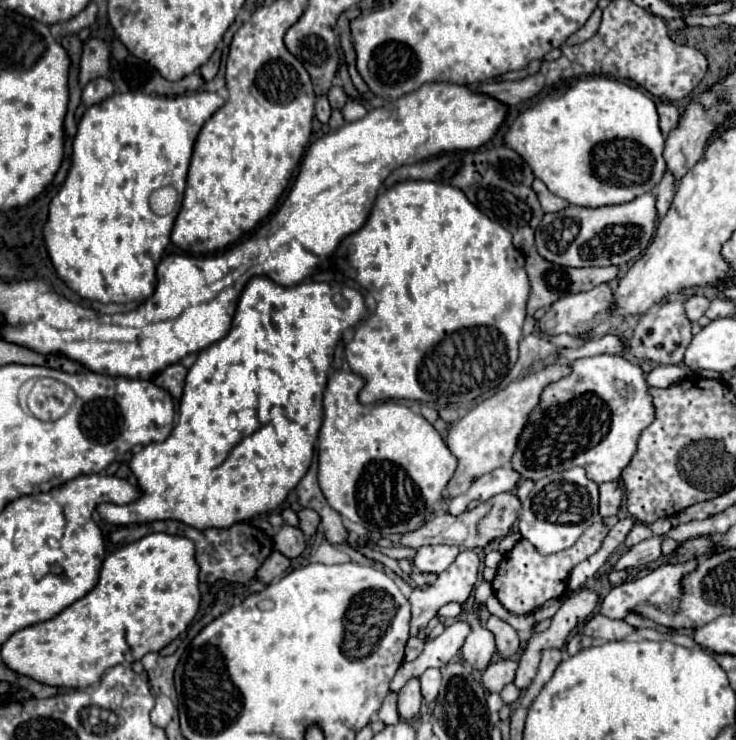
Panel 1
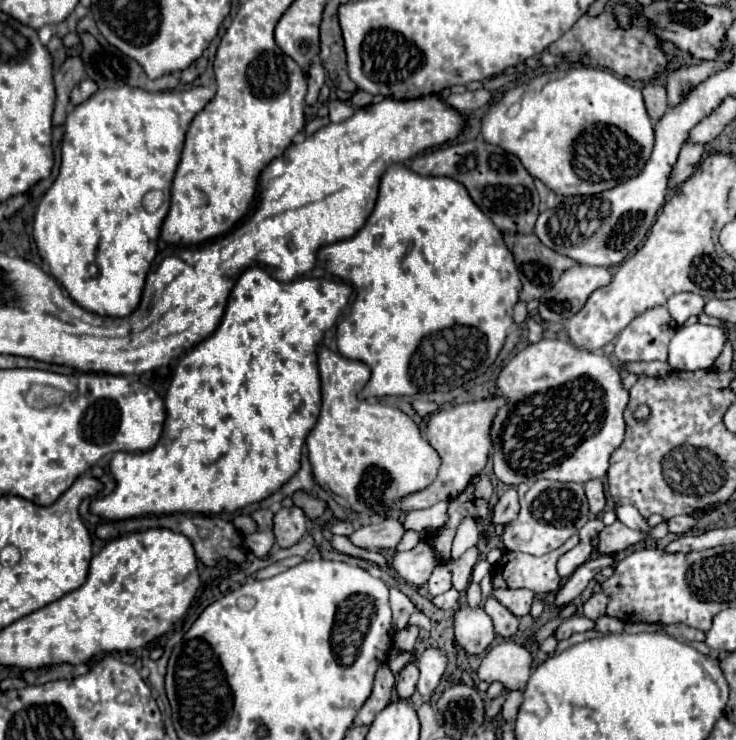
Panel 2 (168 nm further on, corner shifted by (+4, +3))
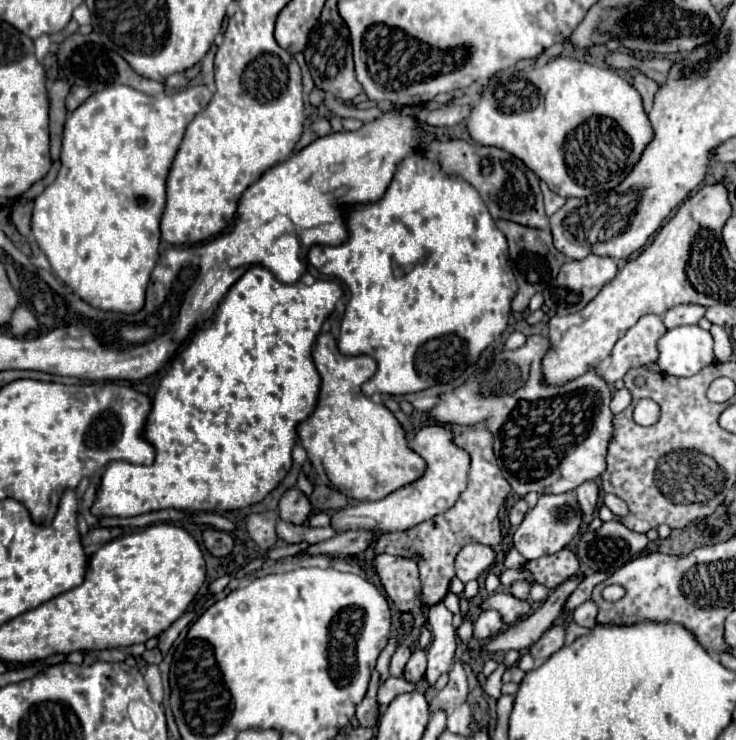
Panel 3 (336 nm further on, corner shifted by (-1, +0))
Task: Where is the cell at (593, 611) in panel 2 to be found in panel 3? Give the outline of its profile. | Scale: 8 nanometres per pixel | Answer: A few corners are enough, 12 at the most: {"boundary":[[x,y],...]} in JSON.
{"boundary":[[591,601],[573,611],[573,621],[581,627],[595,627],[597,607]]}

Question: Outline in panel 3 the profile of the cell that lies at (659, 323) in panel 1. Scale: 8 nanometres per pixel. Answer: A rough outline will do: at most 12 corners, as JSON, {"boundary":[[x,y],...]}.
{"boundary":[[645,315],[617,341],[603,379],[613,385],[629,369],[651,365],[667,331]]}

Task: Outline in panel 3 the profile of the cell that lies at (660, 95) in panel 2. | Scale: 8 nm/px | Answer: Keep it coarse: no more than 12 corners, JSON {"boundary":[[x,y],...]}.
{"boundary":[[635,73],[633,87],[643,99],[645,111],[651,109],[657,85],[647,75]]}

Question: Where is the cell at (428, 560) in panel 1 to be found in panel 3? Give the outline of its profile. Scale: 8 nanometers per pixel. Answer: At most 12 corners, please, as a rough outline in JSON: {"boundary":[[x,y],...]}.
{"boundary":[[383,553],[375,571],[399,611],[413,611],[415,627],[427,621],[417,599],[415,561]]}

